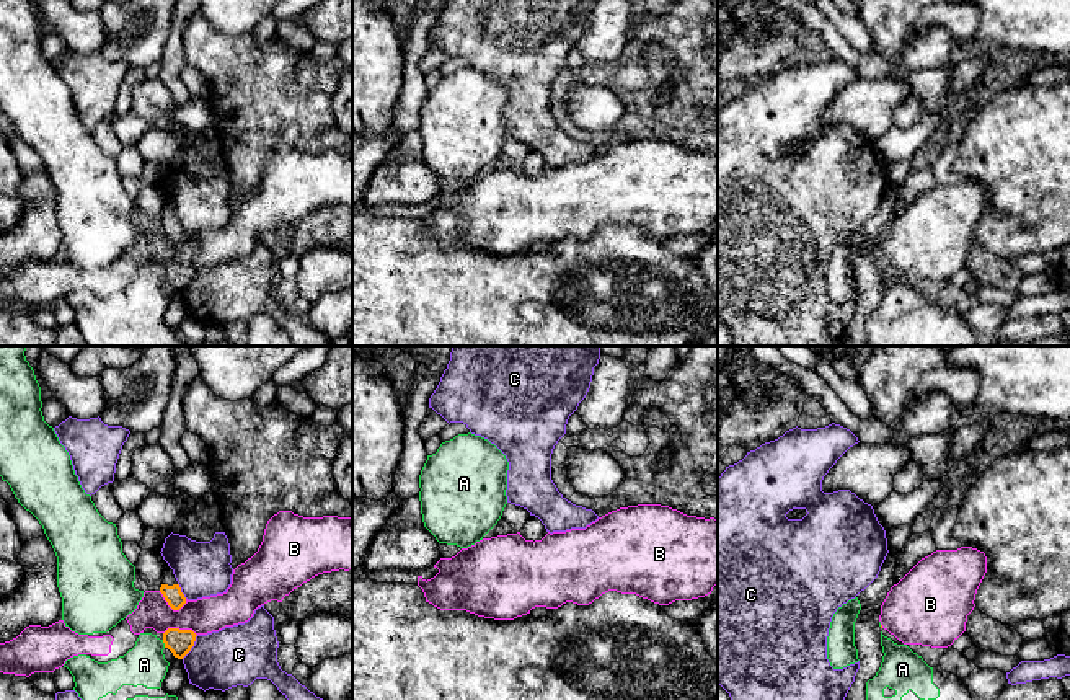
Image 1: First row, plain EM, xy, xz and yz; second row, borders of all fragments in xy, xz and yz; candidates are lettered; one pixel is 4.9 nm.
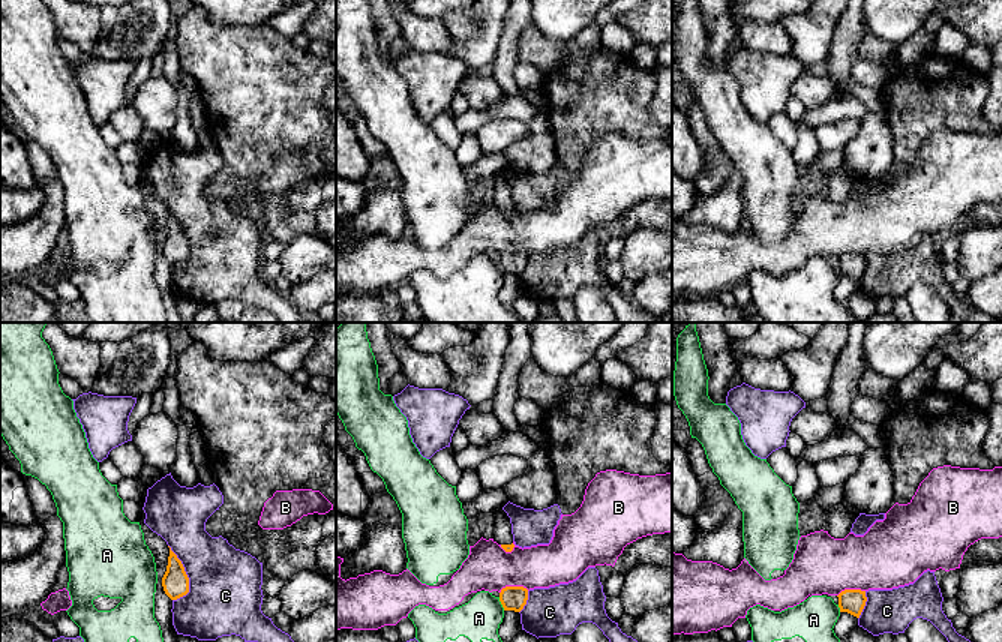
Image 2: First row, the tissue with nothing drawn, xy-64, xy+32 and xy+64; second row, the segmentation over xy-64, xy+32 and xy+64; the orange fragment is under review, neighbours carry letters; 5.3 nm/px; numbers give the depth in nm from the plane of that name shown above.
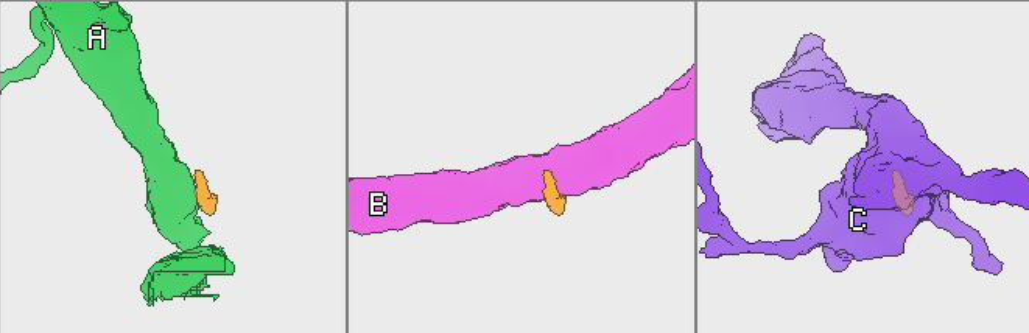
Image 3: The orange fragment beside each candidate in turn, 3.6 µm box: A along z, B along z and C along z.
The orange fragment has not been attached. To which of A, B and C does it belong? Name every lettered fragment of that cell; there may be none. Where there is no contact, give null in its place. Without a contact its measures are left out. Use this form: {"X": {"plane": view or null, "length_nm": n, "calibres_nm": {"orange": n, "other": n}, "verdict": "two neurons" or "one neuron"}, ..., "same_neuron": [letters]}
{"A": {"plane": "xy", "length_nm": 40, "calibres_nm": {"orange": 130, "other": 200}, "verdict": "two neurons"}, "B": {"plane": "xy", "length_nm": 160, "calibres_nm": {"orange": 90, "other": 180}, "verdict": "two neurons"}, "C": {"plane": "xy", "length_nm": 150, "calibres_nm": {"orange": 130, "other": 300}, "verdict": "two neurons"}, "same_neuron": []}

